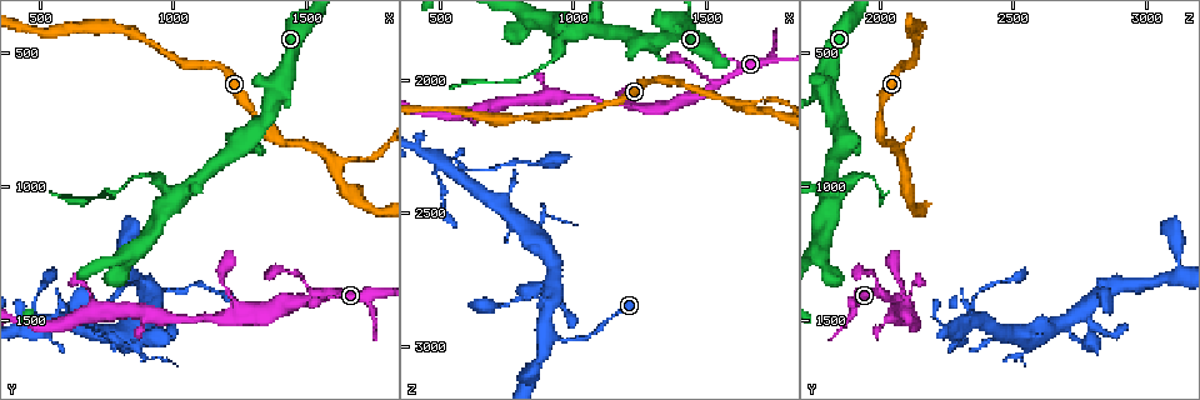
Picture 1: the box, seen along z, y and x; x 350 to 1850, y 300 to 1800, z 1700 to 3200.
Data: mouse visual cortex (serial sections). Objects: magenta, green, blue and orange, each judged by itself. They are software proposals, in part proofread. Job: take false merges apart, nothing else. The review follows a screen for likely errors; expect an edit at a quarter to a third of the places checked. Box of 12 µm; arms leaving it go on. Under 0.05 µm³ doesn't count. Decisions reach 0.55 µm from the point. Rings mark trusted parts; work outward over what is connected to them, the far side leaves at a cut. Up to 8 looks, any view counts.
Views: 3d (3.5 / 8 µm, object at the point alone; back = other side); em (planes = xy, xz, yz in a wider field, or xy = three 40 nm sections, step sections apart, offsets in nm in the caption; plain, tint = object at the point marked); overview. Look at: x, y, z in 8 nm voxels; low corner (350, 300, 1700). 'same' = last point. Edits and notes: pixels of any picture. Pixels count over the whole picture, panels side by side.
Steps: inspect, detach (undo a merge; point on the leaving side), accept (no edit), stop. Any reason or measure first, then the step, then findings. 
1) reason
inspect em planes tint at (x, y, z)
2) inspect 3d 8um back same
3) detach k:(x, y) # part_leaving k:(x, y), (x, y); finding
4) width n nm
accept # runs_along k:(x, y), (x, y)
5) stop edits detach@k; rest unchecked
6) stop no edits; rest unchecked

thick turns thin
inspect 3d 8um at (930, 950, 1930)

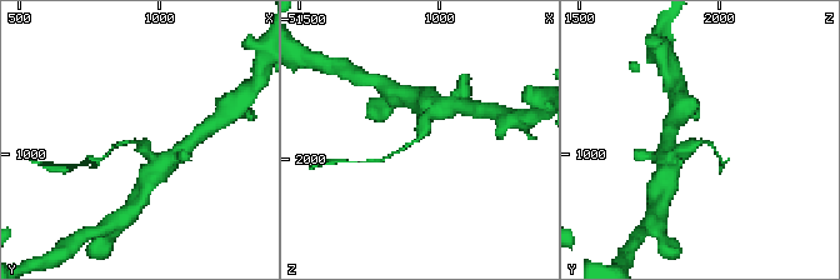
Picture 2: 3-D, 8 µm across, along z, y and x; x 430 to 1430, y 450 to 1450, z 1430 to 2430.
need the tissue
inspect em xy step 5 tint at (910, 960, 1940)

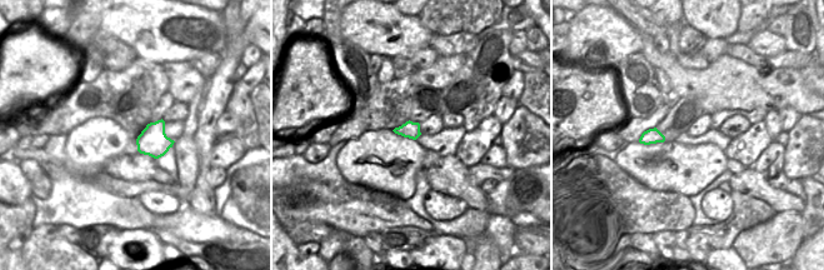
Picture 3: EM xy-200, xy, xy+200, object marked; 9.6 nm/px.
detach 2:(120, 144) # part_leaving 2:(138, 143), (119, 143), (95, 159); two cells meet here

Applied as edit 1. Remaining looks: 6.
sharp bend
inspect 3d 8um at (1540, 1410, 2020)

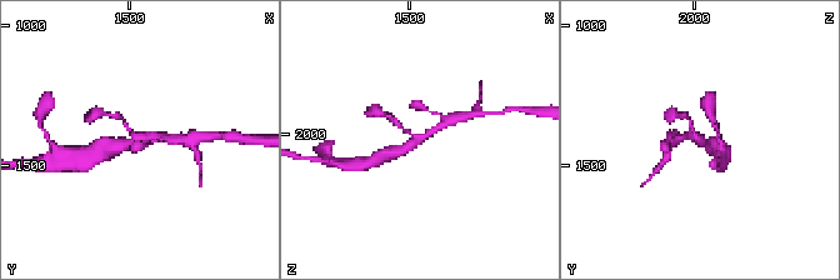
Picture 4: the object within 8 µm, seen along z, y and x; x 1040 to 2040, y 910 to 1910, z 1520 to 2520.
arms 3; arm_widths 150, 200, 400 nm
inspect em planes tint at (1530, 1410, 2010)

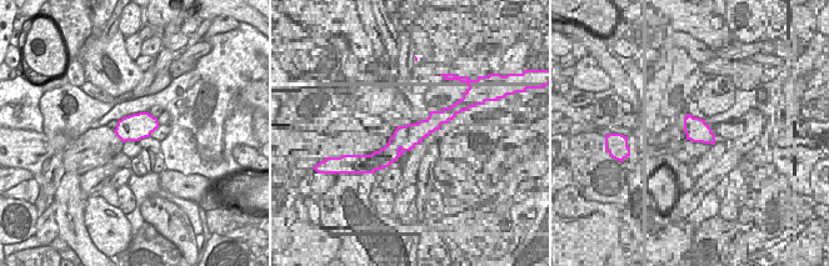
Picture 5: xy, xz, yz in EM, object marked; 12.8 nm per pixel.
width 340 nm
accept # runs_along 4:(450, 123), (388, 154); continuous, no second cell

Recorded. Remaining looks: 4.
three arms meet
inspect 3d 8um at (1290, 1490, 2100)

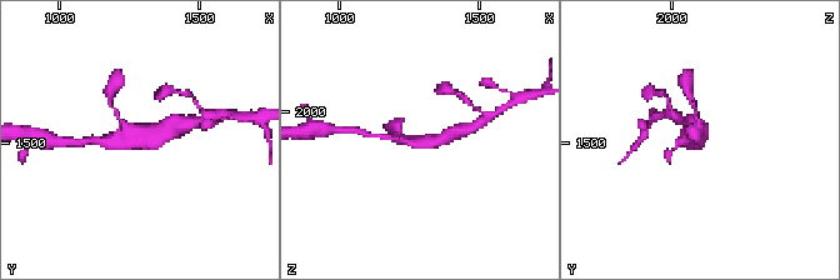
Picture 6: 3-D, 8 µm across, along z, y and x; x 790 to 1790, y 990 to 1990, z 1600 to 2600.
arms 3; arm_widths 150, 300, 400 nm
inspect em planes tint at (1290, 1480, 2100)

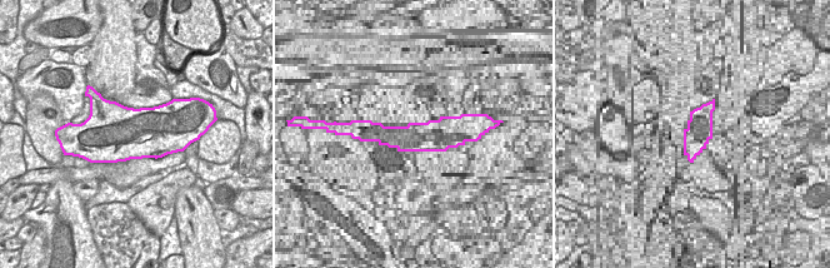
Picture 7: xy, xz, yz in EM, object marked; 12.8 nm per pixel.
accept # runs_along 6:(174, 126), (126, 141), (105, 140); continuous, no second cell

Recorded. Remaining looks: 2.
stop edits detach@2; rest unchecked

